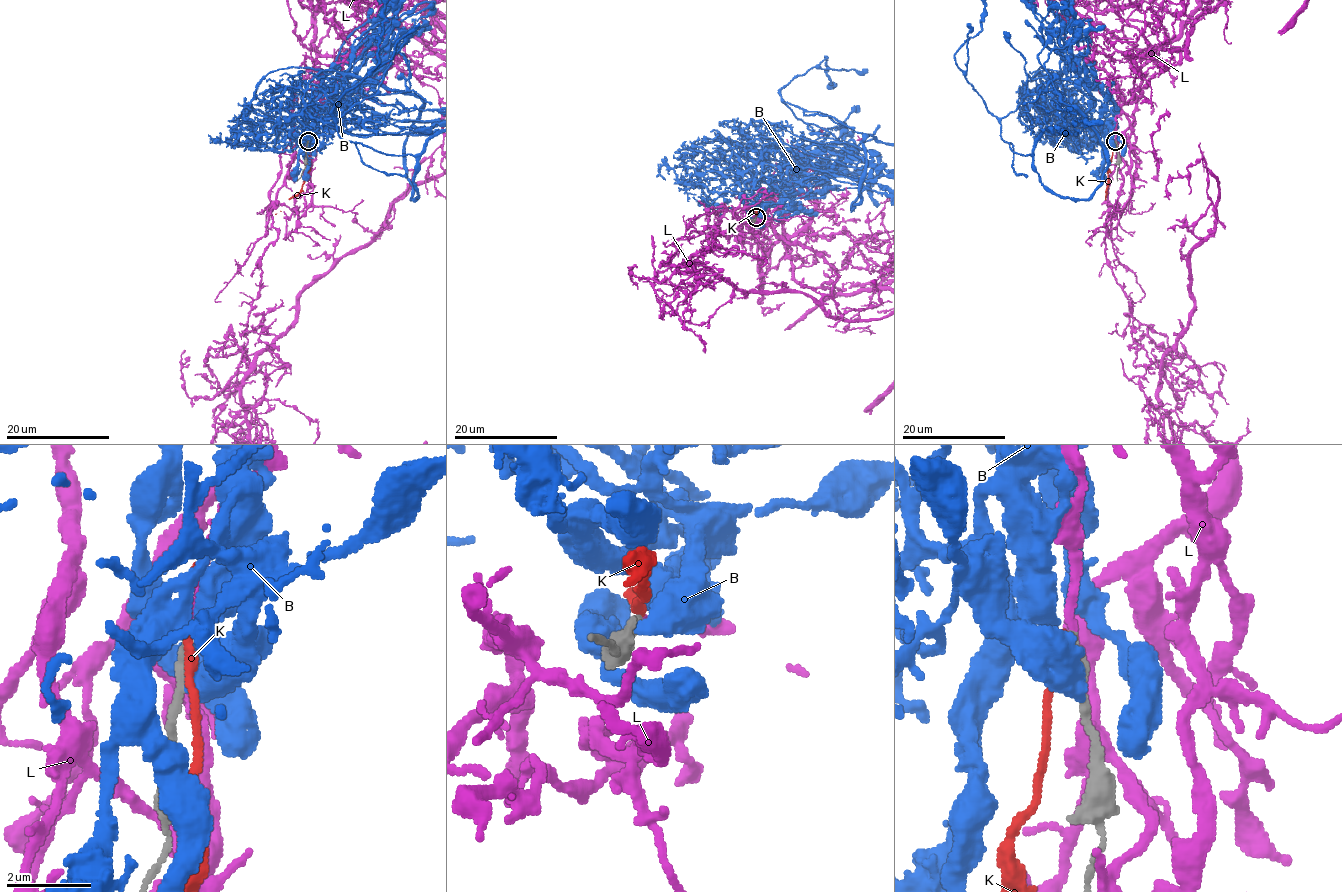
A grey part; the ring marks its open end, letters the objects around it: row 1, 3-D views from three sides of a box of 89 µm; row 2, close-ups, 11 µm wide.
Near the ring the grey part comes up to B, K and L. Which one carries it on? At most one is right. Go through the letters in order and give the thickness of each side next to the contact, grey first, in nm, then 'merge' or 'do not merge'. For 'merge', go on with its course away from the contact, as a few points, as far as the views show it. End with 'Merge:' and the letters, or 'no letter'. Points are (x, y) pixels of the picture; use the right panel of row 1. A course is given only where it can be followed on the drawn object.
B: calibres 280 and 400 nm; do not merge
K: calibres 200 and 200 nm; do not merge
L: calibres 200 and 190 nm; merge
Merge: L

